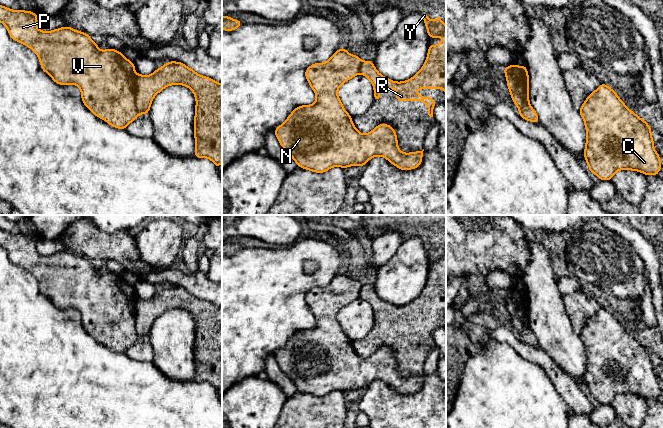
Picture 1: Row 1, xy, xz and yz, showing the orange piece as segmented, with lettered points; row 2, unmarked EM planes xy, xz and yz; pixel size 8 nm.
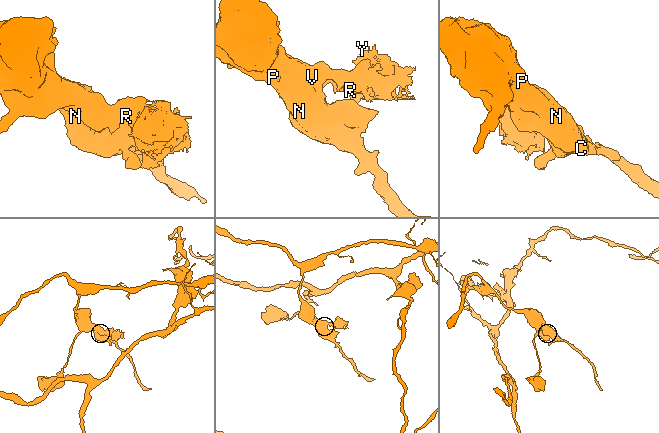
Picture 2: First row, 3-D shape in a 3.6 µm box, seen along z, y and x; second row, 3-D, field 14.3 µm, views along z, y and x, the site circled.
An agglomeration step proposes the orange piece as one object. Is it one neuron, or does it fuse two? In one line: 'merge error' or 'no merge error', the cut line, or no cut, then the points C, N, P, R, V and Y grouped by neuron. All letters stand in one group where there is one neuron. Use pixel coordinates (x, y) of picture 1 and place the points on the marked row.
merge error; cut in xy along (135, 74), (135, 107), (140, 113); C N P V / R Y

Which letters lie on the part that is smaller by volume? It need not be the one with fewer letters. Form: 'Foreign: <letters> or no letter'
Foreign: R, Y

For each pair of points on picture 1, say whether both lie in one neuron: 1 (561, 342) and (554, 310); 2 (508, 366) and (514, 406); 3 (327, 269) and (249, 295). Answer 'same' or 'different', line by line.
1: same
2: same
3: same

